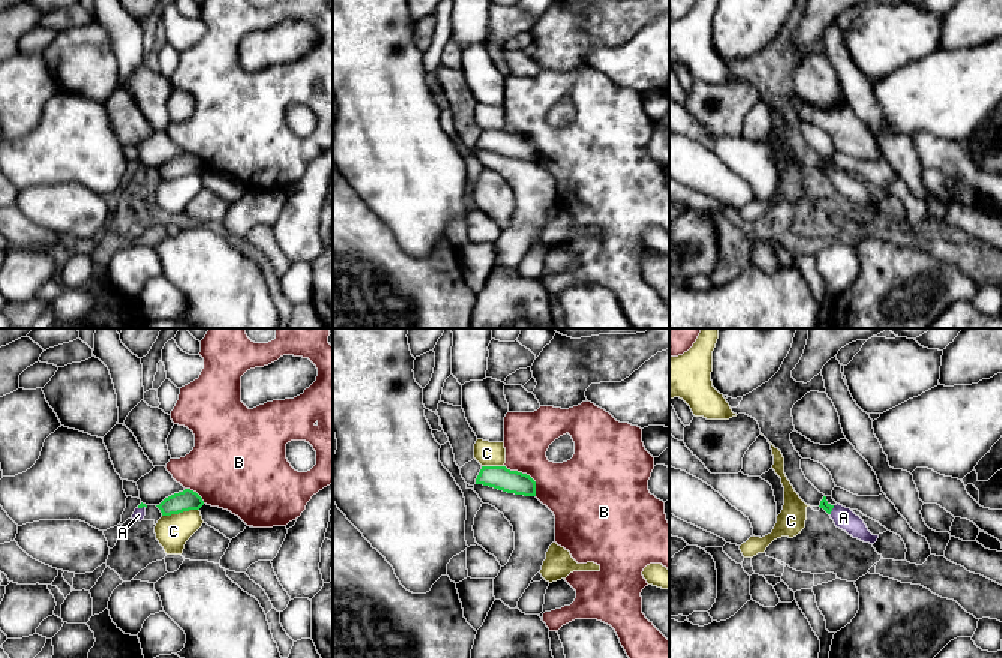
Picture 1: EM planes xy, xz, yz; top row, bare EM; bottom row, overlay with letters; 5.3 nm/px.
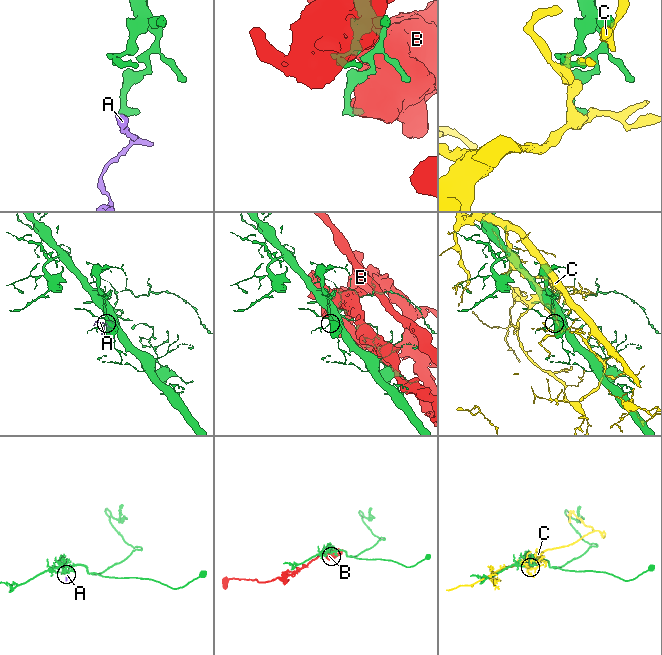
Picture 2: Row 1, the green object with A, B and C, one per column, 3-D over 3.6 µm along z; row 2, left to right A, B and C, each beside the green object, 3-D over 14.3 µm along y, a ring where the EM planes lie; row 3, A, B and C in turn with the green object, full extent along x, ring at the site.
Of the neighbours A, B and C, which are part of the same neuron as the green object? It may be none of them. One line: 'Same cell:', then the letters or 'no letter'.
Same cell: A

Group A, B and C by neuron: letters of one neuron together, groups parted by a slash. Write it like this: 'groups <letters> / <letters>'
groups A / B / C

